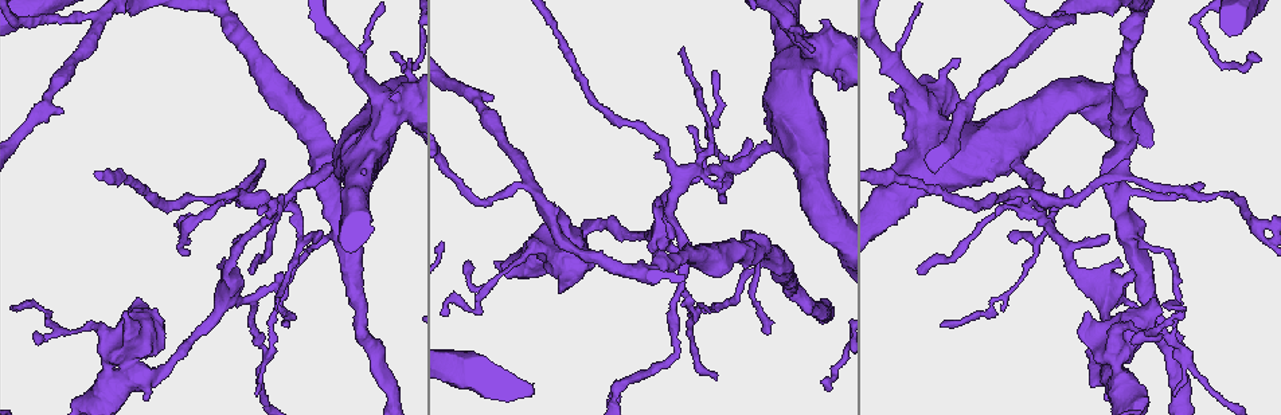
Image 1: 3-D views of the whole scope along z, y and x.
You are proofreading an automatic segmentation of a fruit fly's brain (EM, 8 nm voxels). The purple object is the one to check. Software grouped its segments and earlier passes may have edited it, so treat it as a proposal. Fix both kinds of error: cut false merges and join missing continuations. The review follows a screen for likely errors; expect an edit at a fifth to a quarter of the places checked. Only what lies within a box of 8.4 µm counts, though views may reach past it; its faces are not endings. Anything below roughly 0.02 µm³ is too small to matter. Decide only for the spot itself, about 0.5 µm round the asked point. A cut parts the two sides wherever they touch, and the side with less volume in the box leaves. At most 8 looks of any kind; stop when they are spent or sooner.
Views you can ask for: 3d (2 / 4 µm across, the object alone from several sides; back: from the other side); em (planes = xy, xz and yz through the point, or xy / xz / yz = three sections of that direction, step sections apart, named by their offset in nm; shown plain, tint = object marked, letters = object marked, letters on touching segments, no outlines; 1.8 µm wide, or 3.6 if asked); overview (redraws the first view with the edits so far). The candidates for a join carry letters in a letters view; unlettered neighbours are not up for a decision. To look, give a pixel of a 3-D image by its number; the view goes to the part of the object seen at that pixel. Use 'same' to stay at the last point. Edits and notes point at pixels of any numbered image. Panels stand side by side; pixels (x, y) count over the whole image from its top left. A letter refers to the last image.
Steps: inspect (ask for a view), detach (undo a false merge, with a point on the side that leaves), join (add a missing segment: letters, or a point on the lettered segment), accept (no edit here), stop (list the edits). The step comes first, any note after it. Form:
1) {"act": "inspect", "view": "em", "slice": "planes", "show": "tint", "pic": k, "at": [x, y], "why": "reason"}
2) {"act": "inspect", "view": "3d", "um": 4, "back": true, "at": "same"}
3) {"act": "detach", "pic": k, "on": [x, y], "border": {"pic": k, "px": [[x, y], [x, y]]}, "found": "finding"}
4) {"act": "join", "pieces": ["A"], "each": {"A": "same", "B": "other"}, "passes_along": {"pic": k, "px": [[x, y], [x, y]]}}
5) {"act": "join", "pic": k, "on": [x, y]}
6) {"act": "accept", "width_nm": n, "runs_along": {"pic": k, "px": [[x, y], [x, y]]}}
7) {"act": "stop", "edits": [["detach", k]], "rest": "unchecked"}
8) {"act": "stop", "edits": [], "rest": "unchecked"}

{"act": "inspect", "view": "3d", "um": 2, "pic": 1, "at": [270, 212], "why": "four or more arms meet"}

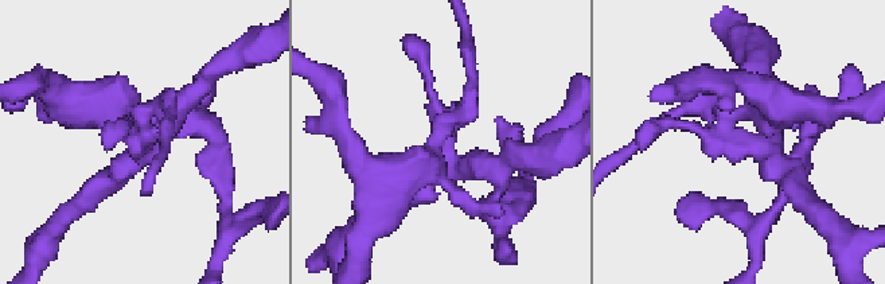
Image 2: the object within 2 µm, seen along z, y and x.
{"act": "inspect", "view": "em", "um": 3.6, "slice": "xz", "step": 4, "show": "tint", "pic": 2, "at": [765, 137]}

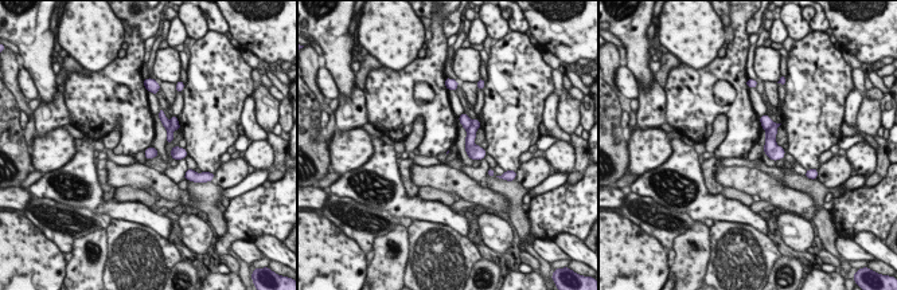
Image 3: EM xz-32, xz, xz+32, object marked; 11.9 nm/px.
{"act": "inspect", "view": "em", "um": 3.6, "slice": "planes", "show": "letters", "at": "same"}

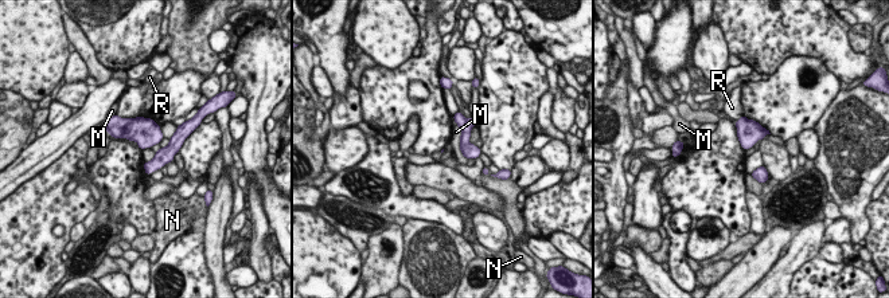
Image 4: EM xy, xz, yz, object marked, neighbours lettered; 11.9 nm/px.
{"act": "detach", "pic": 4, "on": [459, 118], "each": {"M": "other", "N": "other", "R": "other"}, "border": {"pic": 4, "px": [[467, 120], [460, 128]]}, "found": "a second neuron is stuck on"}

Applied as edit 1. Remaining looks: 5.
{"act": "inspect", "view": "3d", "um": 4, "pic": 1, "at": [129, 354], "why": "thin arm on a thick one"}

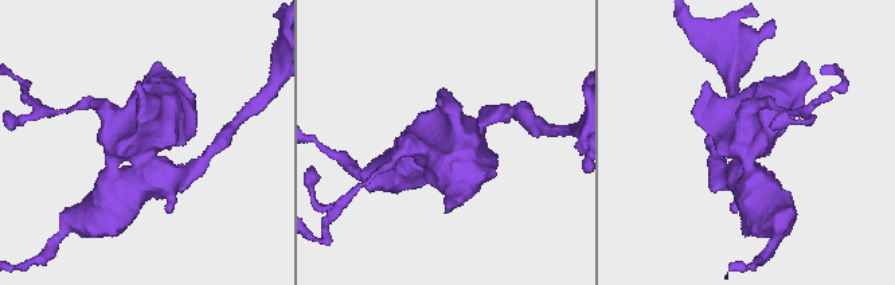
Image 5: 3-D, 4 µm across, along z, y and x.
{"act": "inspect", "view": "em", "um": 3.6, "slice": "xz", "step": 4, "show": "tint", "pic": 5, "at": [750, 144], "why": "shape alone is not enough"}

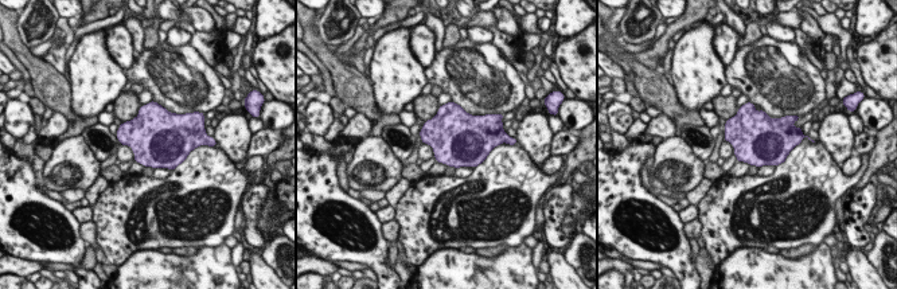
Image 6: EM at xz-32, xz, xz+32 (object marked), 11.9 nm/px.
{"act": "inspect", "view": "em", "um": 3.6, "slice": "planes", "show": "letters", "at": "same"}

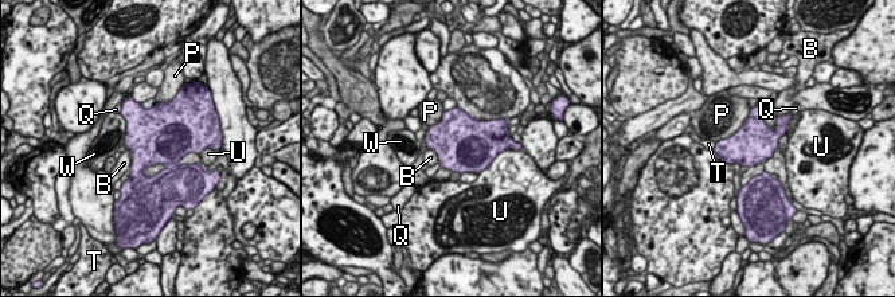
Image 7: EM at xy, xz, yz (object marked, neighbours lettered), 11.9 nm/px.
{"act": "accept", "each": {"B": "other", "P": "other", "Q": "other", "T": "other", "U": "other", "W": "other"}, "border": {"pic": 7, "px": [[126, 147], [132, 155], [129, 168]]}, "found": "one neuron here"}

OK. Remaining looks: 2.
{"act": "stop", "edits": [["detach", 4]], "rest": "unchecked"}

